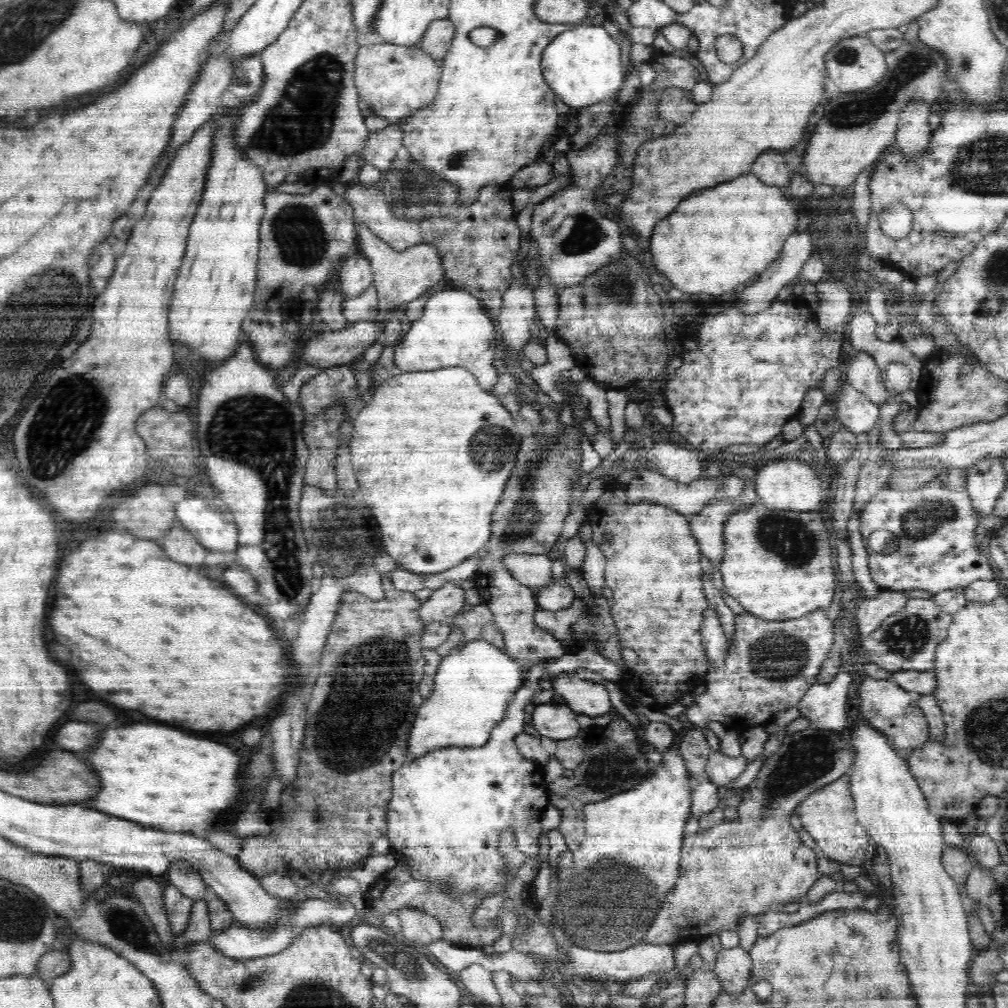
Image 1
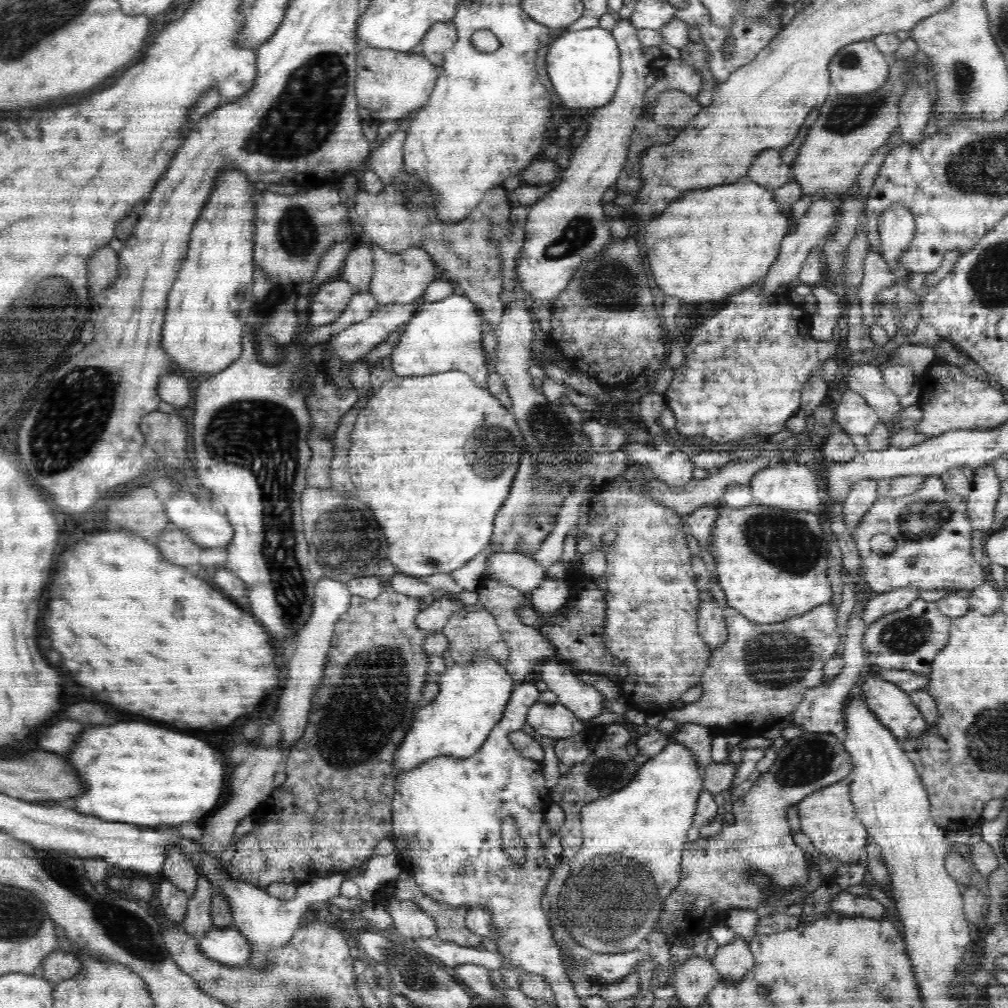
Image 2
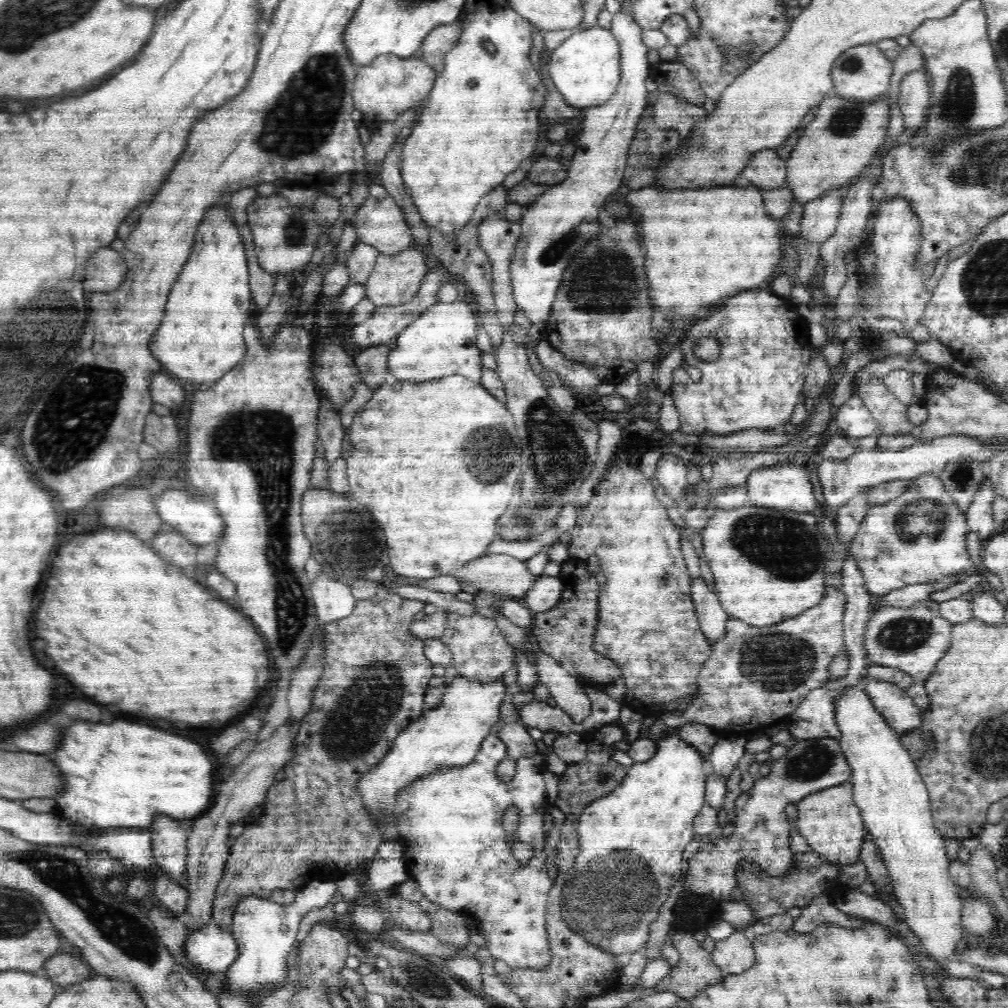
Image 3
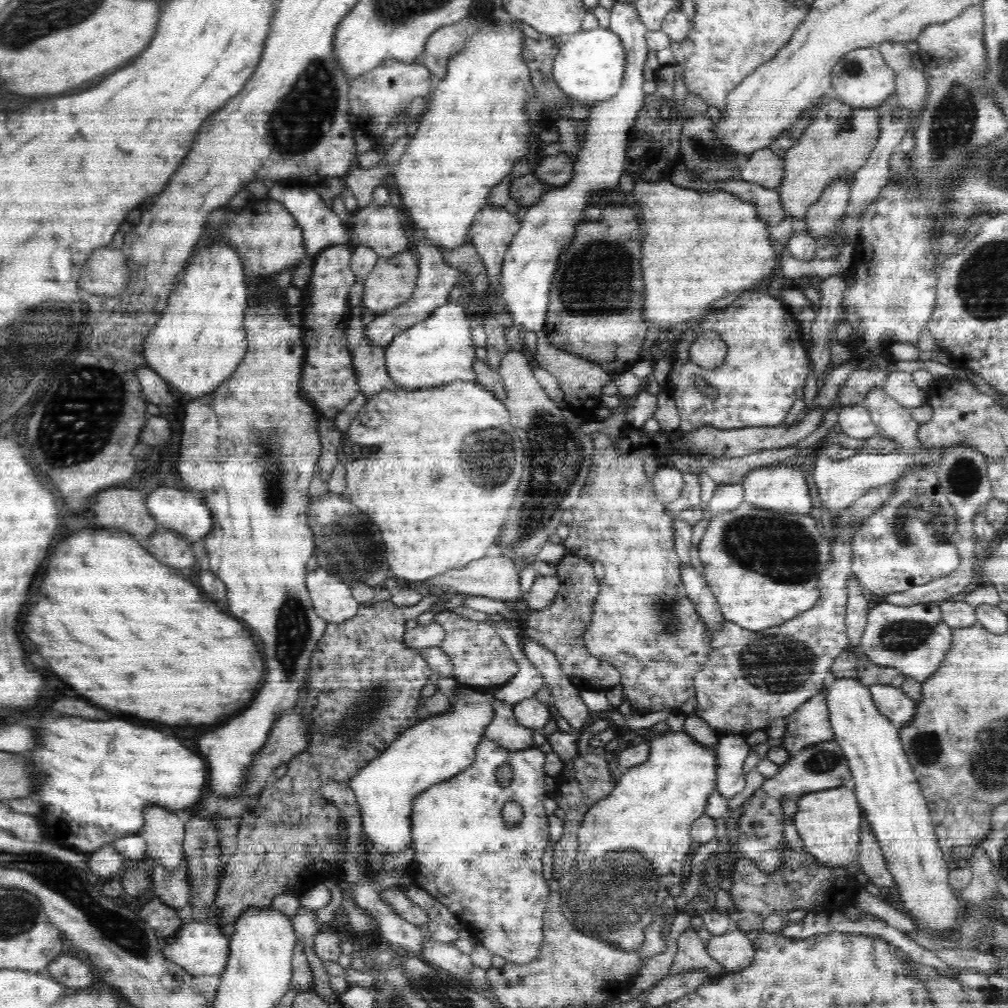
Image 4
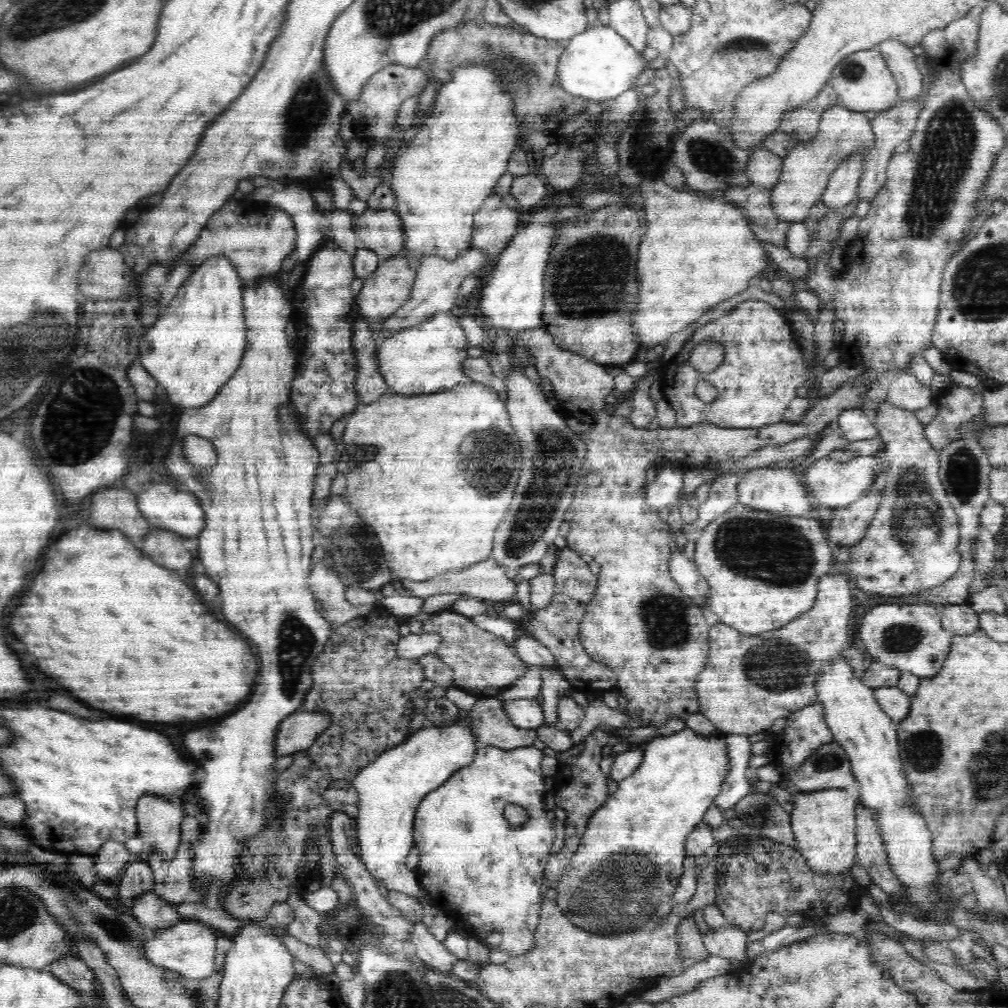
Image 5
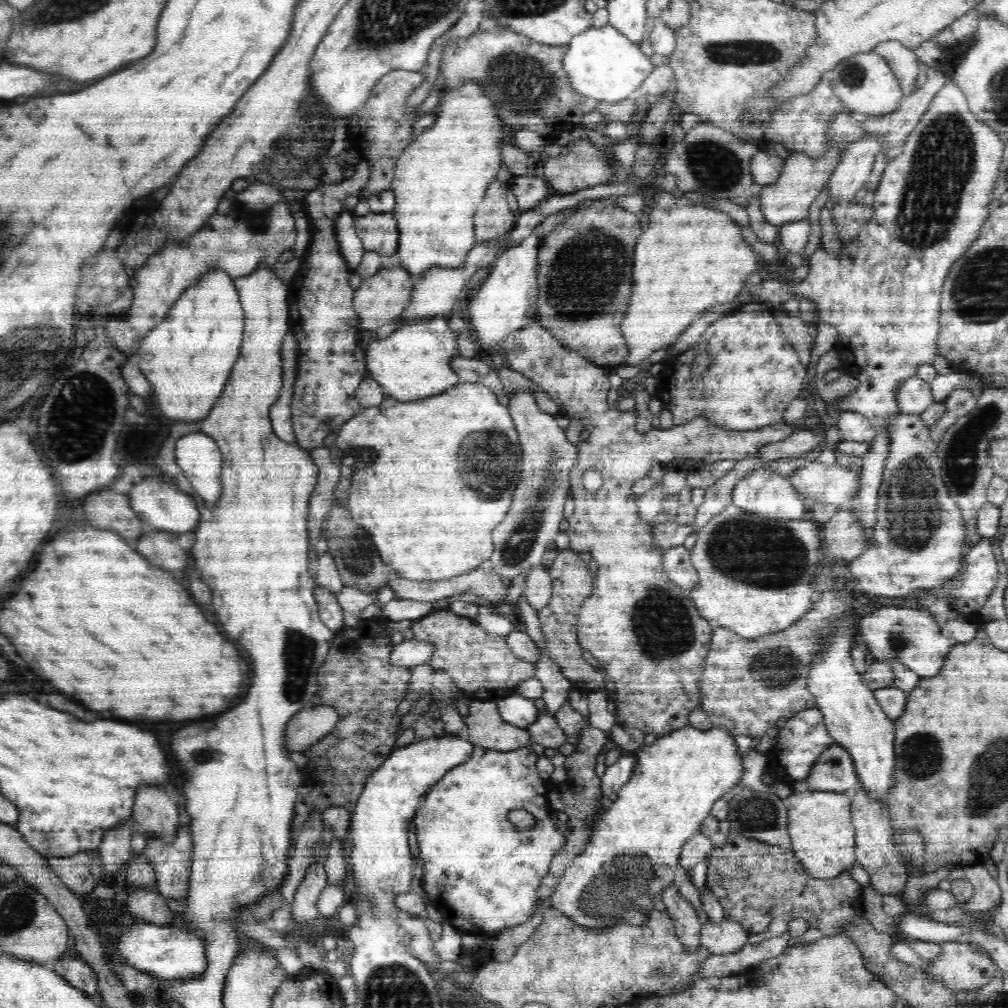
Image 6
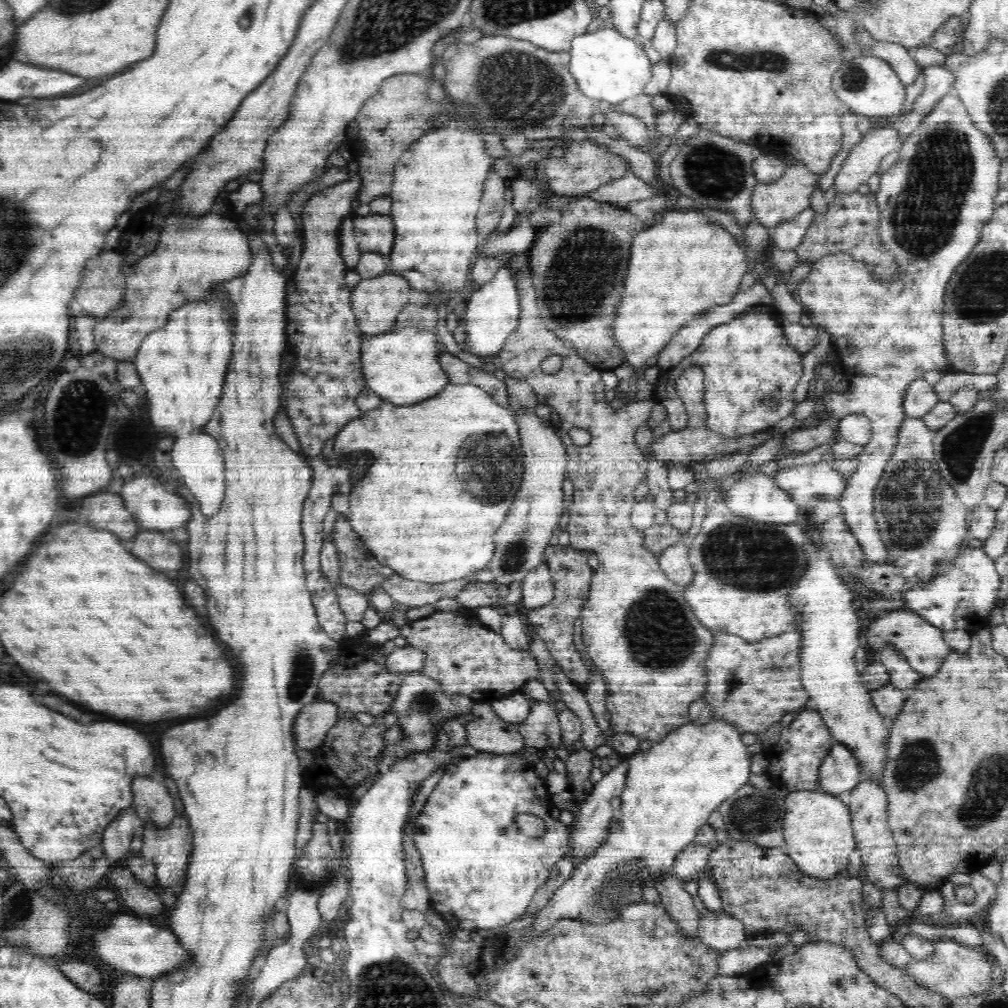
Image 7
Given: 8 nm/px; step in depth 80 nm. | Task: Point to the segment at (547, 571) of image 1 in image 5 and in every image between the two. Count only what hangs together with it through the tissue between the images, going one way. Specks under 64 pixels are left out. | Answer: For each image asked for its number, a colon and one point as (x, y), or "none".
2: (519, 571)
3: (497, 573)
4: (494, 576)
5: (486, 580)

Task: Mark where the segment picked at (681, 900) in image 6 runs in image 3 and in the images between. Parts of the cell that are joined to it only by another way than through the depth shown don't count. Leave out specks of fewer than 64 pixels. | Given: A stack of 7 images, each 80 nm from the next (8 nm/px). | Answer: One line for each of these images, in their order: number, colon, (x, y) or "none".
3: (695, 970)
4: (691, 955)
5: (689, 936)

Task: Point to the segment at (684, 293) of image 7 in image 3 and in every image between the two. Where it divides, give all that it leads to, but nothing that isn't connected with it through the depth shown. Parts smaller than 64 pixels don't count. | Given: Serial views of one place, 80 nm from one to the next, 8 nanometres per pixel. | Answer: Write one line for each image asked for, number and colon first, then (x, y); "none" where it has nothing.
3: (702, 246)
4: (715, 244)
5: (694, 254)
6: (689, 258)

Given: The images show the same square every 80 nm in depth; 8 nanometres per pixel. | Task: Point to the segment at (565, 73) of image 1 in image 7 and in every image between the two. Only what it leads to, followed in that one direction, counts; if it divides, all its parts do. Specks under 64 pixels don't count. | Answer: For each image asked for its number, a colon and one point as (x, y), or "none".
2: (584, 67)
3: (586, 69)
4: (589, 67)
5: (598, 64)
6: (601, 63)
7: (606, 65)

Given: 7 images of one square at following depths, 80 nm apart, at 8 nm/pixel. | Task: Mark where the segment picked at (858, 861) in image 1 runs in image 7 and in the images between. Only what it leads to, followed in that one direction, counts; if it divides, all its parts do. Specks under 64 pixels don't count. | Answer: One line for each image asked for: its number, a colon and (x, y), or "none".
2: (828, 818)
3: (829, 820)
4: (828, 821)
5: (824, 822)
6: (819, 823)
7: (819, 839)

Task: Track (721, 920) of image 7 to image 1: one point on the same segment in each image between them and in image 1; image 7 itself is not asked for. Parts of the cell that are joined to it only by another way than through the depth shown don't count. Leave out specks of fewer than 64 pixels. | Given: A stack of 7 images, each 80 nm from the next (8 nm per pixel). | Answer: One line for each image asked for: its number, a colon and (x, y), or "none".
1: (733, 966)
2: (733, 960)
3: (733, 955)
4: (733, 950)
5: (731, 942)
6: (723, 938)

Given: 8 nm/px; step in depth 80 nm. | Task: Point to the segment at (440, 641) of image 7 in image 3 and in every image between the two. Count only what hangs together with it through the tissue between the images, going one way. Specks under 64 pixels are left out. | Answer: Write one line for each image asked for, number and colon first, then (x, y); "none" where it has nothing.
3: (480, 651)
4: (480, 657)
5: (479, 659)
6: (476, 660)

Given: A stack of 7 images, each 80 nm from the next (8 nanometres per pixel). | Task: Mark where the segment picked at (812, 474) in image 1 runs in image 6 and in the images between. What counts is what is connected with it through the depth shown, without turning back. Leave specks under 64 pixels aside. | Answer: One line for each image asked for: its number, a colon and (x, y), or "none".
2: (793, 486)
3: (787, 486)
4: (782, 487)
5: (777, 489)
6: (763, 492)

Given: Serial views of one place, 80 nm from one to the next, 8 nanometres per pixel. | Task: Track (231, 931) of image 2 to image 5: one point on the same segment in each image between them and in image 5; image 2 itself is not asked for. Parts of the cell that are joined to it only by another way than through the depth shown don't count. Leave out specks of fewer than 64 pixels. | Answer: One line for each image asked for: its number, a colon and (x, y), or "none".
3: (210, 949)
4: (199, 948)
5: (189, 949)

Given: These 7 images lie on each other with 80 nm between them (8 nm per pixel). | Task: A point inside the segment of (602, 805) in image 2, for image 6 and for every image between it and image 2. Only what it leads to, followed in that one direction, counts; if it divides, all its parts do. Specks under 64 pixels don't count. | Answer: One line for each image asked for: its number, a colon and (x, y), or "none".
3: (631, 841)
4: (632, 844)
5: (631, 856)
6: (635, 848)

